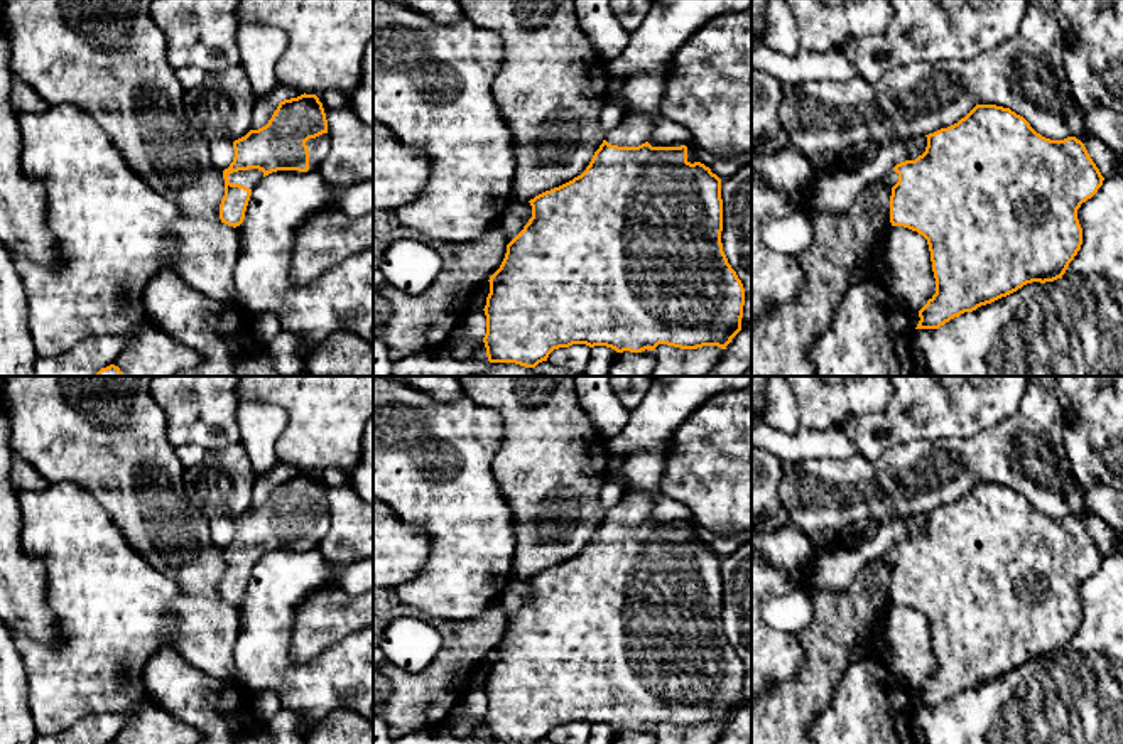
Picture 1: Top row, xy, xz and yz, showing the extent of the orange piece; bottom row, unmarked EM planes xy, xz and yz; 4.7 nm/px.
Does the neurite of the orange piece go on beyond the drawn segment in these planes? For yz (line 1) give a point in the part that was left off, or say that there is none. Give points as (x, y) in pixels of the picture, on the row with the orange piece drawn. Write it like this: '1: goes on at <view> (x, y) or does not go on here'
1: goes on at yz (890, 177)

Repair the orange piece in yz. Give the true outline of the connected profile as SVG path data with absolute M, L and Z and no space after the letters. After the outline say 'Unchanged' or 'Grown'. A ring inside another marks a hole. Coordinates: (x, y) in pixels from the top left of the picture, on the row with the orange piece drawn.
M976 105L958 123L925 137L922 155L882 177L892 189L892 226L917 231L930 251L936 294L919 310L915 329L939 329L1027 283L1062 278L1082 245L1077 209L1104 181L1084 143L1045 138L996 105Z. Grown

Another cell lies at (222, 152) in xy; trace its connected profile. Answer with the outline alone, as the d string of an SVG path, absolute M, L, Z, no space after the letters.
M230 140L209 142L209 157L218 170L228 169L235 157L233 142Z

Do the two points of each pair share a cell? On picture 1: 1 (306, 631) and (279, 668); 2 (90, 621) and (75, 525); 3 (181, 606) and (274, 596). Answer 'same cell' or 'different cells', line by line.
1: different cells
2: same cell
3: different cells

